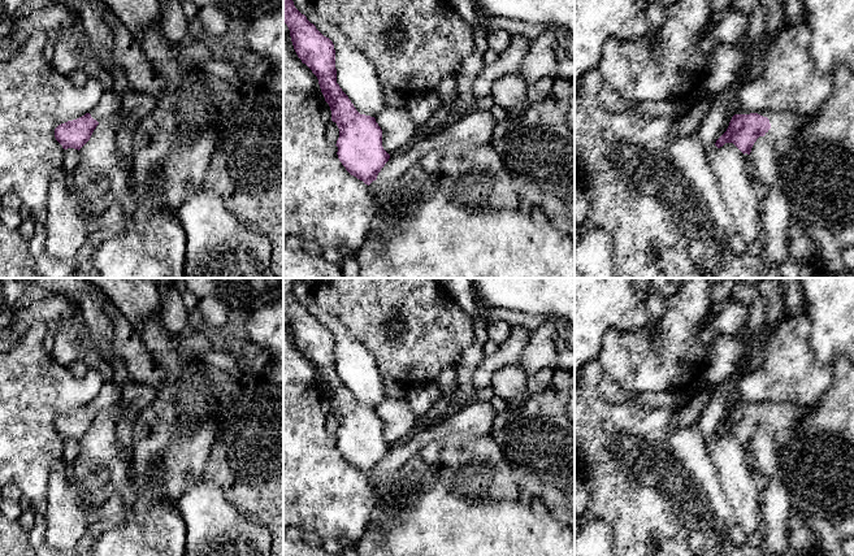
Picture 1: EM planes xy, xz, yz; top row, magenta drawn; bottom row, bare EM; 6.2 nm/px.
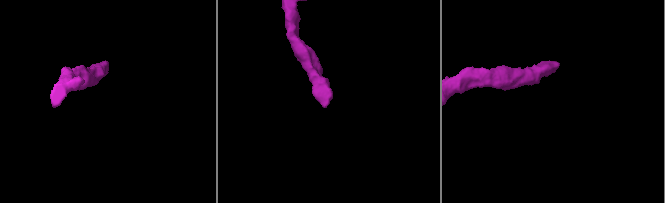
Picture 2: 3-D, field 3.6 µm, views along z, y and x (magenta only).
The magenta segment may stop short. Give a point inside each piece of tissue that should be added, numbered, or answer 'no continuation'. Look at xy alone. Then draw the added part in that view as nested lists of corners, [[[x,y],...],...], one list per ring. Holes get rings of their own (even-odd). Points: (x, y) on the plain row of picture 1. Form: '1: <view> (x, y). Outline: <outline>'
1: xy (111, 392). Outline: [[[105,381],[97,396],[90,403],[99,414],[122,400],[122,388],[114,381]]]

